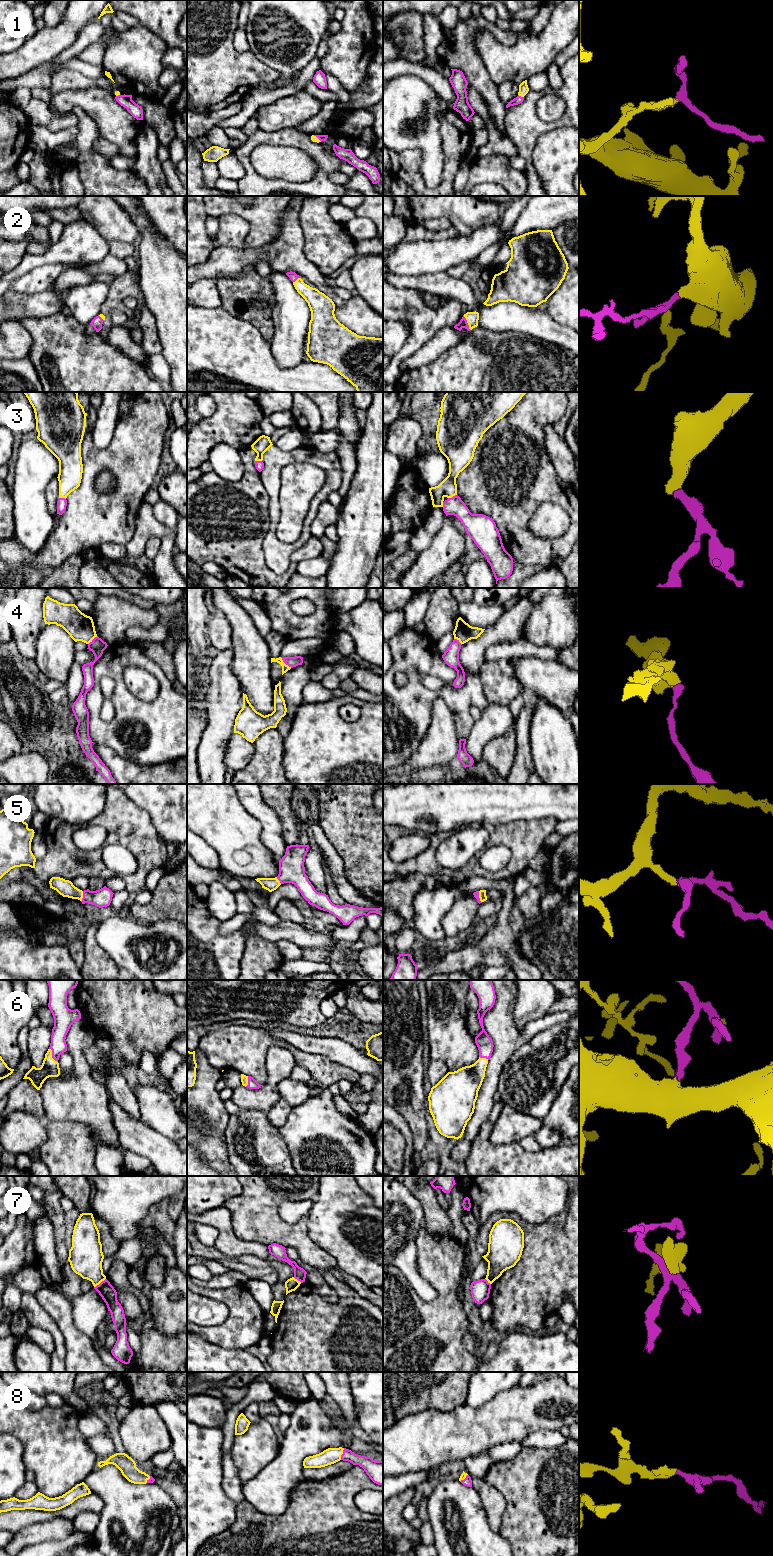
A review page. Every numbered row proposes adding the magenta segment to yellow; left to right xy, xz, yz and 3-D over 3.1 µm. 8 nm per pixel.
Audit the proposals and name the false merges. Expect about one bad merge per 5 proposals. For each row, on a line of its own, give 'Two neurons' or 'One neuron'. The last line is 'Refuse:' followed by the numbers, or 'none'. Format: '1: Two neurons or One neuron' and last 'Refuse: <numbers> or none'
1: One neuron
2: One neuron
3: One neuron
4: Two neurons
5: One neuron
6: One neuron
7: Two neurons
8: One neuron
Refuse: 4, 7

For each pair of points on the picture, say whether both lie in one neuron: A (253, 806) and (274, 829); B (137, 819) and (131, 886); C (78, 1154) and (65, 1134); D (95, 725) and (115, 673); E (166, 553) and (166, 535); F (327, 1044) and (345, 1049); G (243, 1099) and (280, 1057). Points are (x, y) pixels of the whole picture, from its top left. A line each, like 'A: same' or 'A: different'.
A: same
B: same
C: same
D: same
E: same
F: same
G: same

